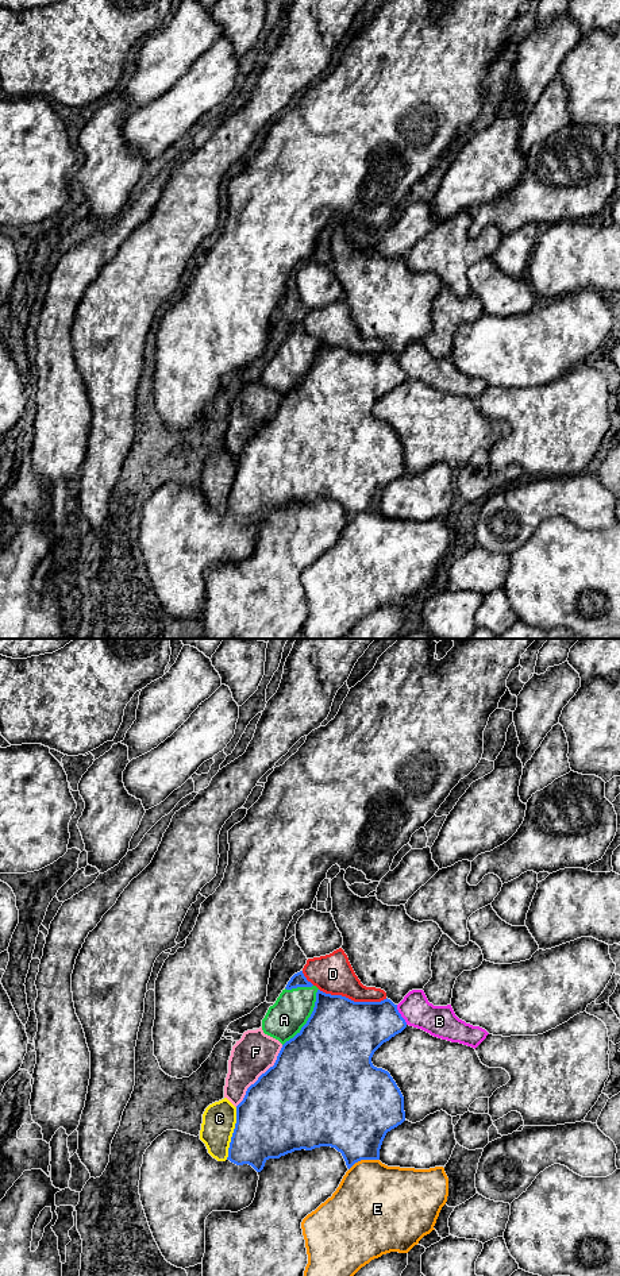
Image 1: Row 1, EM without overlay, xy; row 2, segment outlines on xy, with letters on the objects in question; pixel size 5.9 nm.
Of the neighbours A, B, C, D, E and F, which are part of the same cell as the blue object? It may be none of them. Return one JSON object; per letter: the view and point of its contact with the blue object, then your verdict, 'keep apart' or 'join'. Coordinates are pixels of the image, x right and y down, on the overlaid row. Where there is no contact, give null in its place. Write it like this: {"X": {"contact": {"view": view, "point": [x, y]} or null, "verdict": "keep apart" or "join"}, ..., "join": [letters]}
{"A": {"contact": {"view": "xy", "point": [308, 1018]}, "verdict": "join"}, "B": {"contact": {"view": "xy", "point": [400, 1014]}, "verdict": "keep apart"}, "C": {"contact": {"view": "xy", "point": [233, 1133]}, "verdict": "keep apart"}, "D": {"contact": {"view": "xy", "point": [353, 1001]}, "verdict": "keep apart"}, "E": {"contact": {"view": "xy", "point": [364, 1159]}, "verdict": "keep apart"}, "F": {"contact": {"view": "xy", "point": [261, 1075]}, "verdict": "keep apart"}, "join": ["A"]}

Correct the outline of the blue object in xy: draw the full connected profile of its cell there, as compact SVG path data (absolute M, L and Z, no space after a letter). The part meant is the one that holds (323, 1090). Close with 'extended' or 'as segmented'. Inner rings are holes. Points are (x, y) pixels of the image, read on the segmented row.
M303 971L294 974L276 1003L262 1019L265 1034L278 1040L282 1048L273 1067L251 1084L236 1106L236 1123L228 1157L236 1165L249 1164L261 1172L269 1159L280 1159L294 1150L331 1146L342 1153L350 1169L361 1160L380 1160L380 1149L388 1132L405 1121L404 1096L390 1073L371 1063L374 1052L407 1028L405 1019L390 999L354 1002L342 995L320 991Z | extended

